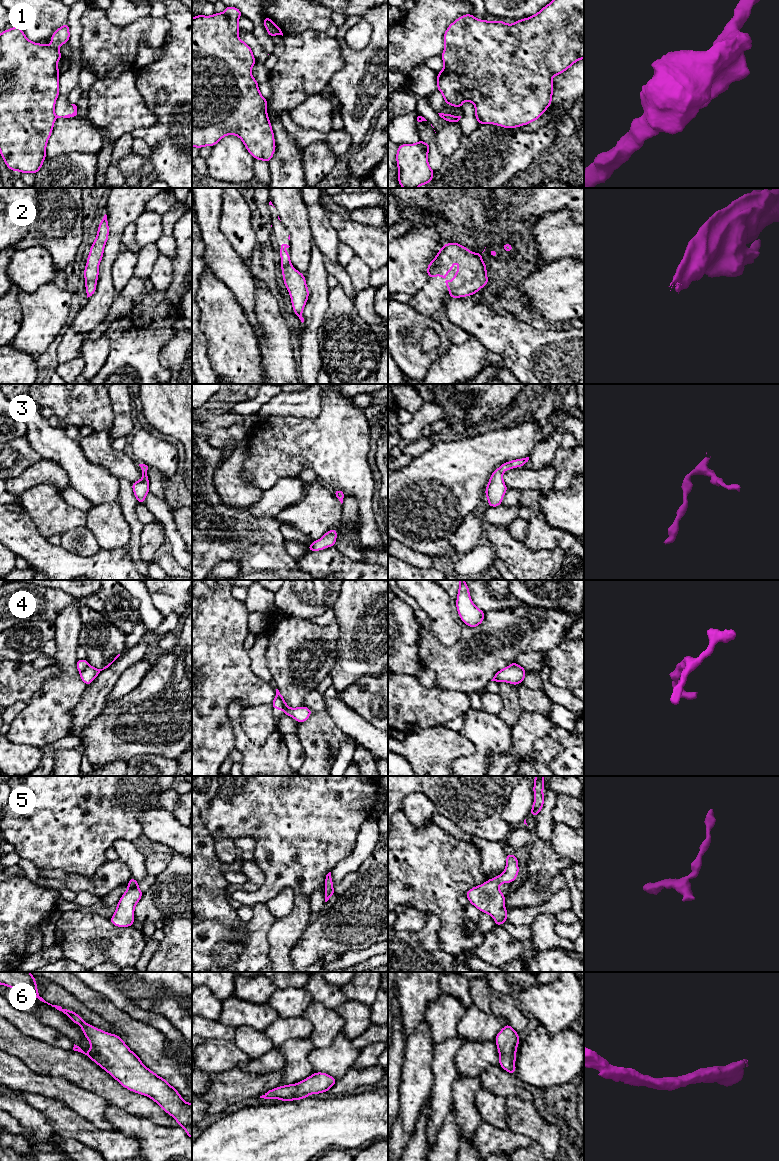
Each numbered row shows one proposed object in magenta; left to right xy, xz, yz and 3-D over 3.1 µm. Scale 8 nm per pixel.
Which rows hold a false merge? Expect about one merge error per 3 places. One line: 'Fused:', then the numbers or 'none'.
Fused: 1, 4

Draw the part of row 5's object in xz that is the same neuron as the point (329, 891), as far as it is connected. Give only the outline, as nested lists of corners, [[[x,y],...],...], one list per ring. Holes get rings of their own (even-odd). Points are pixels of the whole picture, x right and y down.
[[[329,872],[325,878],[325,887],[324,887],[325,902],[327,902],[329,898],[335,894],[333,889],[334,887],[333,887],[333,882],[332,882],[332,876],[331,876],[331,872]]]

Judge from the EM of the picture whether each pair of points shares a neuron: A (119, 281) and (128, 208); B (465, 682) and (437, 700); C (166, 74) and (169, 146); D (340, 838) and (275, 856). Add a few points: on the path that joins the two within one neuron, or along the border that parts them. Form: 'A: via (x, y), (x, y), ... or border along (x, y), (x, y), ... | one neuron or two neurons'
A: border along (122, 249), (118, 253), (111, 270) | two neurons
B: border along (438, 686), (444, 689), (459, 690), (467, 694) | two neurons
C: via (173, 92), (173, 104), (167, 114), (166, 128) | one neuron
D: via (324, 838), (307, 838), (291, 849) | one neuron

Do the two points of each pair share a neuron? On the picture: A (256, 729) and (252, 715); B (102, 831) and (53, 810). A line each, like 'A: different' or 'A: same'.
A: same
B: same

